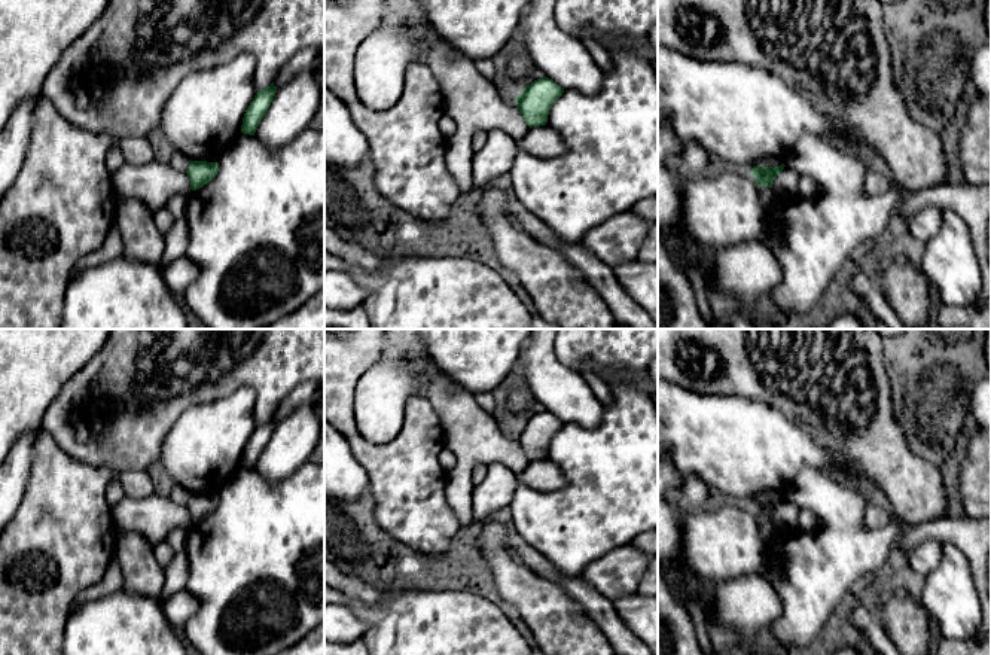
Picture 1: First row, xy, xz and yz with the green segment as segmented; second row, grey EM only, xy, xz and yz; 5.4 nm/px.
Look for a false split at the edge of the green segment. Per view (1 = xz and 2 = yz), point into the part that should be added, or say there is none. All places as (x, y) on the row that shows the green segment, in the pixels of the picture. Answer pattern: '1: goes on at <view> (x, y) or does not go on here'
1: does not go on here
2: does not go on here

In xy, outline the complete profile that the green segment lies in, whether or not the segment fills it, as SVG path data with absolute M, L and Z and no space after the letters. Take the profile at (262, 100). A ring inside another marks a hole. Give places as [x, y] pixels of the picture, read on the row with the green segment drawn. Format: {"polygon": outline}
{"polygon": "M274 82L256 92L253 101L250 103L248 109L244 113L241 132L254 135L260 121L266 115L274 97L275 97L277 88L274 86Z"}

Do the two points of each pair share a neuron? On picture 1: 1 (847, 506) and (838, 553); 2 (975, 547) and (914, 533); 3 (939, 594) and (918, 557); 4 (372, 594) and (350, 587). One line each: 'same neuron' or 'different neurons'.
1: same neuron
2: same neuron
3: different neurons
4: same neuron

